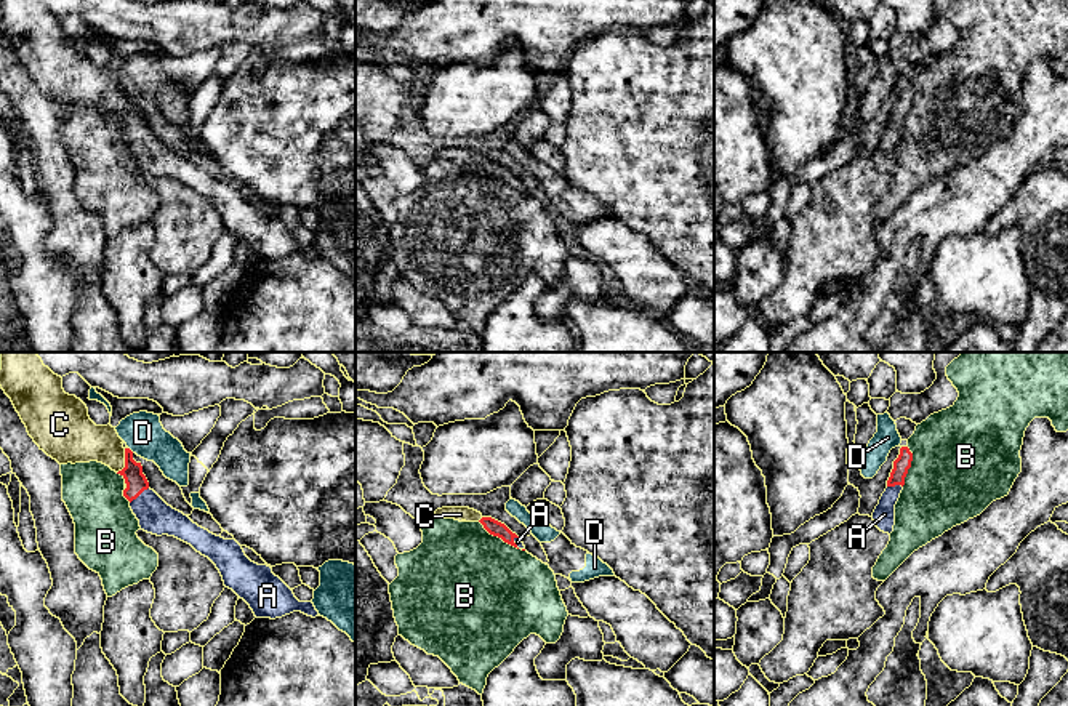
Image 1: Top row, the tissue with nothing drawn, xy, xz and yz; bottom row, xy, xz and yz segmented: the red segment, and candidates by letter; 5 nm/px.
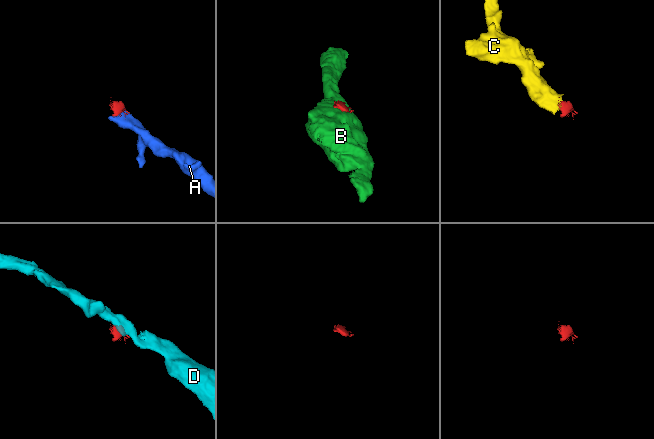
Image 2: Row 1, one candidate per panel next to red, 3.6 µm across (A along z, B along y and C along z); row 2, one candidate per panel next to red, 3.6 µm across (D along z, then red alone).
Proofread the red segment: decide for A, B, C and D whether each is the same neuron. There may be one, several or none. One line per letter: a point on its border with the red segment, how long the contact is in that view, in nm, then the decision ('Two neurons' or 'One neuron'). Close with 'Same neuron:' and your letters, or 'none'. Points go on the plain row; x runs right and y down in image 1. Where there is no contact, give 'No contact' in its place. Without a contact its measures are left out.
A: Touches red at xy (138, 136). Shared border 130 nm. One neuron
B: Touches red at xz (498, 178). Shared border 240 nm. Two neurons
C: Touches red at xy (125, 103). Shared border 130 nm. One neuron
D: Touches red at xy (130, 92). Shared border 40 nm. Two neurons
Same neuron: A, C

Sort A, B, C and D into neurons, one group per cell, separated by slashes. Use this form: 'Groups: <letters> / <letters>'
Groups: A C / B / D

